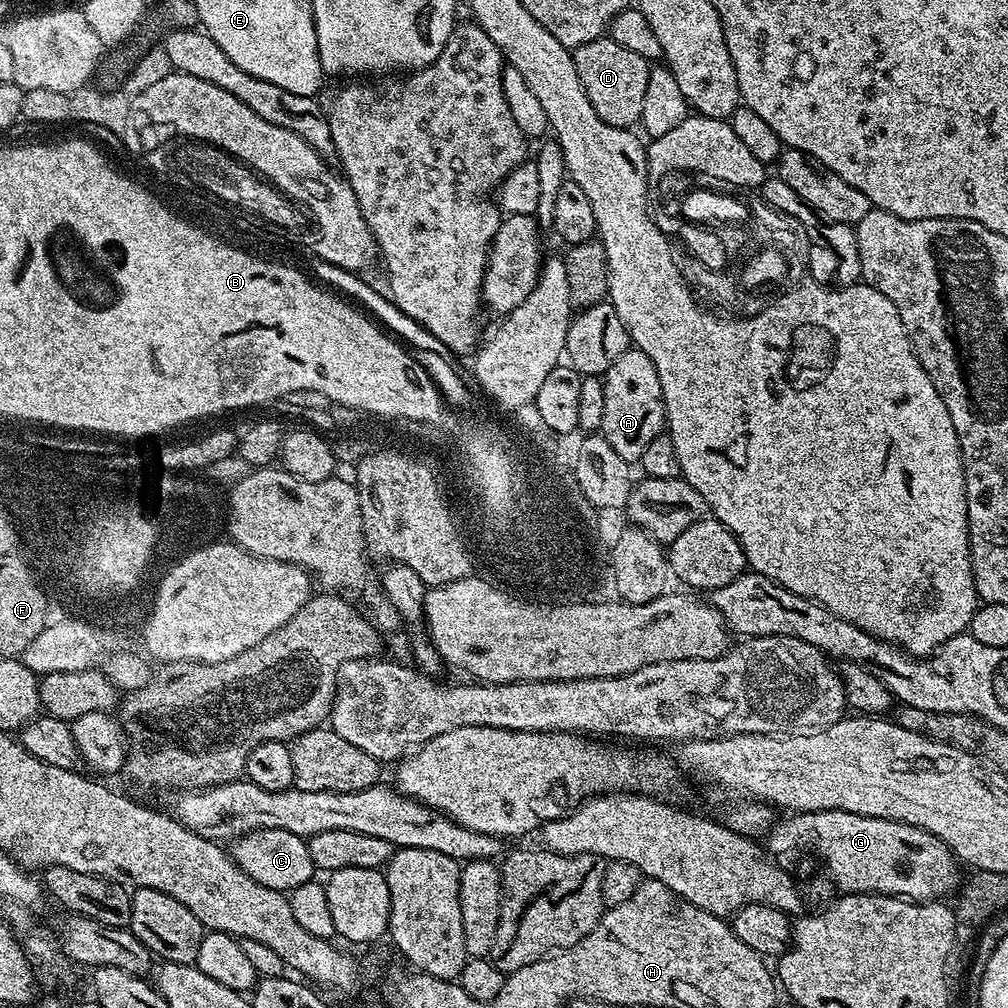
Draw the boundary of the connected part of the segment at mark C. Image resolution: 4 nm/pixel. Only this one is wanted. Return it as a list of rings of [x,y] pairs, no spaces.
[[[256,828],[235,837],[230,844],[233,863],[262,886],[275,892],[291,893],[292,889],[313,879],[314,869],[305,837],[281,828]]]

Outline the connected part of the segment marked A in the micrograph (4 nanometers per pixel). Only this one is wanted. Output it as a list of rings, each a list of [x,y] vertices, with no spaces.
[[[632,346],[609,364],[602,381],[600,434],[625,463],[637,463],[652,439],[663,433],[666,424],[656,367],[644,351]]]

